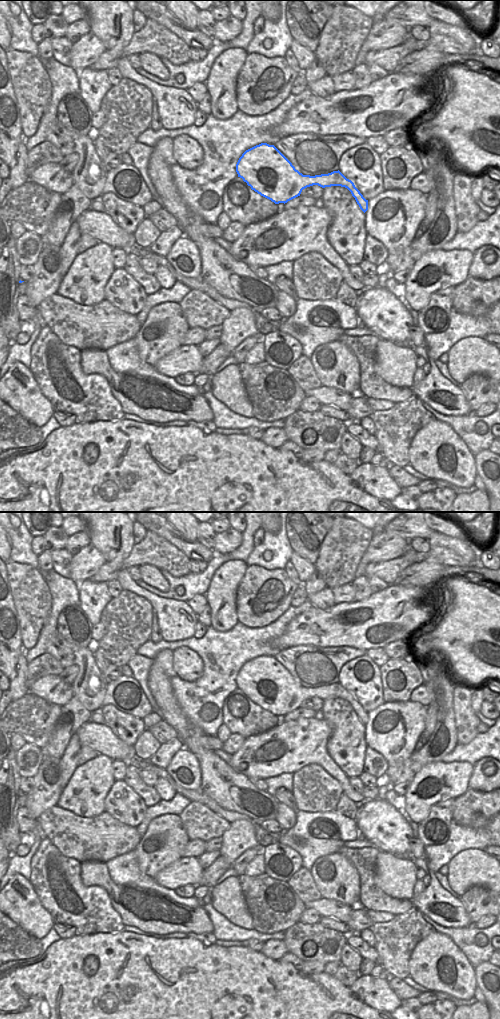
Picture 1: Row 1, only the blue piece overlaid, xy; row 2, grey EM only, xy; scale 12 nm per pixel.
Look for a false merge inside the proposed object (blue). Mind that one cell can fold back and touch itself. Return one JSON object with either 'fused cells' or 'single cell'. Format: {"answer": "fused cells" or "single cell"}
{"answer": "single cell"}

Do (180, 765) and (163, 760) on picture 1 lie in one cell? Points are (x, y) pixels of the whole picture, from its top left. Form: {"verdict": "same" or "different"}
{"verdict": "different"}

